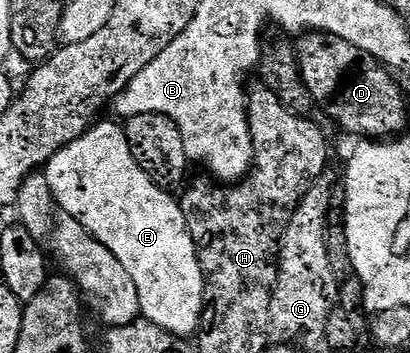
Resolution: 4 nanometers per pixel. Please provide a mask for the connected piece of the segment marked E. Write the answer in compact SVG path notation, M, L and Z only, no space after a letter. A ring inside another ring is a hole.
M117 121L101 122L91 125L82 137L56 152L56 156L46 163L44 173L57 209L80 220L93 238L100 240L100 244L104 244L104 248L124 264L128 276L132 276L136 284L136 292L140 292L141 317L145 321L164 328L169 334L197 335L206 300L206 281L184 220L181 201L171 191L160 189L142 171L140 164L136 164L132 148L128 148L125 129Z

